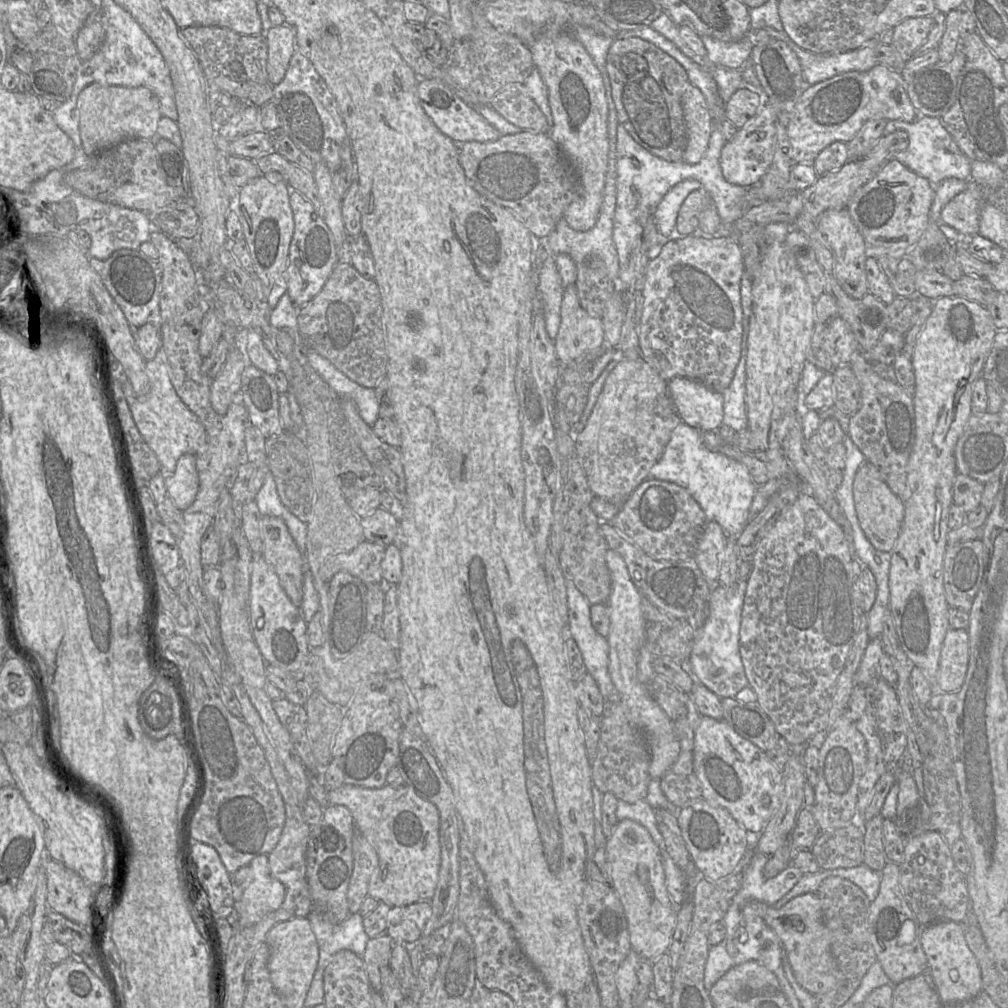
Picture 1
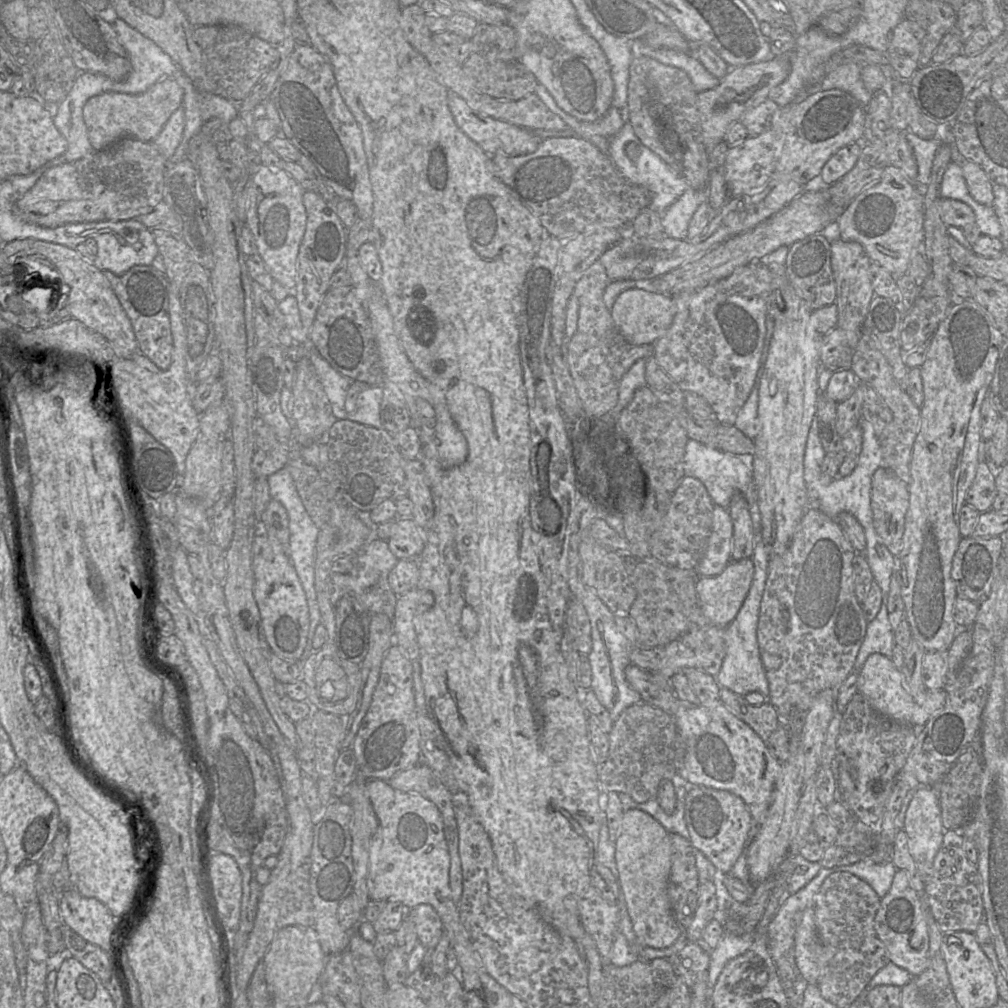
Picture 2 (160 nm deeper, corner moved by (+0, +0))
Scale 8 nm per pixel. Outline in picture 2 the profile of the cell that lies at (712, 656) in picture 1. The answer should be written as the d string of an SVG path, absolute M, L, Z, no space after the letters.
M757 528L756 542L751 556L751 560L754 564L753 581L737 616L725 628L726 655L721 669L715 677L721 688L726 688L742 697L745 697L752 692L760 693L766 698L769 696L769 684L757 642L757 625L760 604L767 579L769 557L770 556L765 549L765 545L760 538L760 533Z

